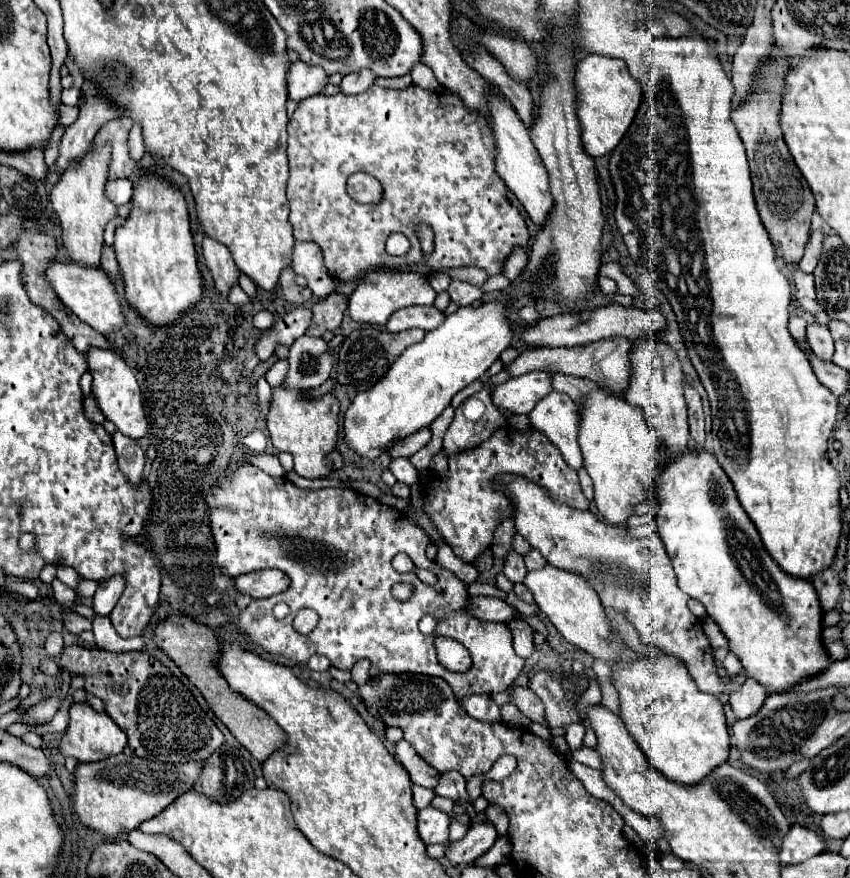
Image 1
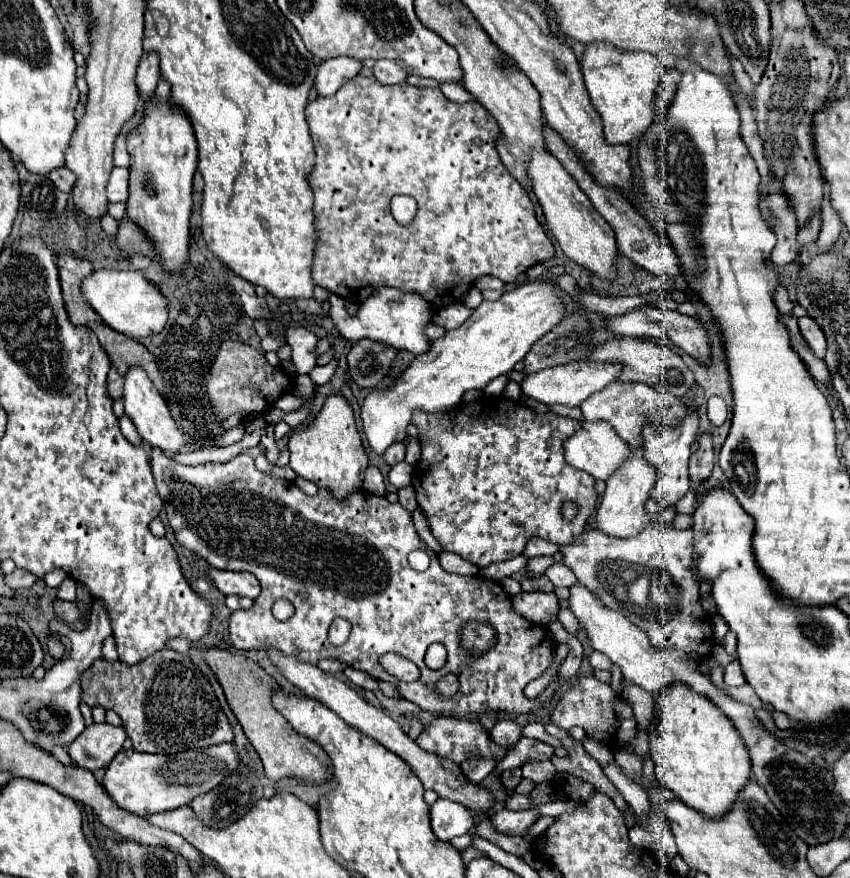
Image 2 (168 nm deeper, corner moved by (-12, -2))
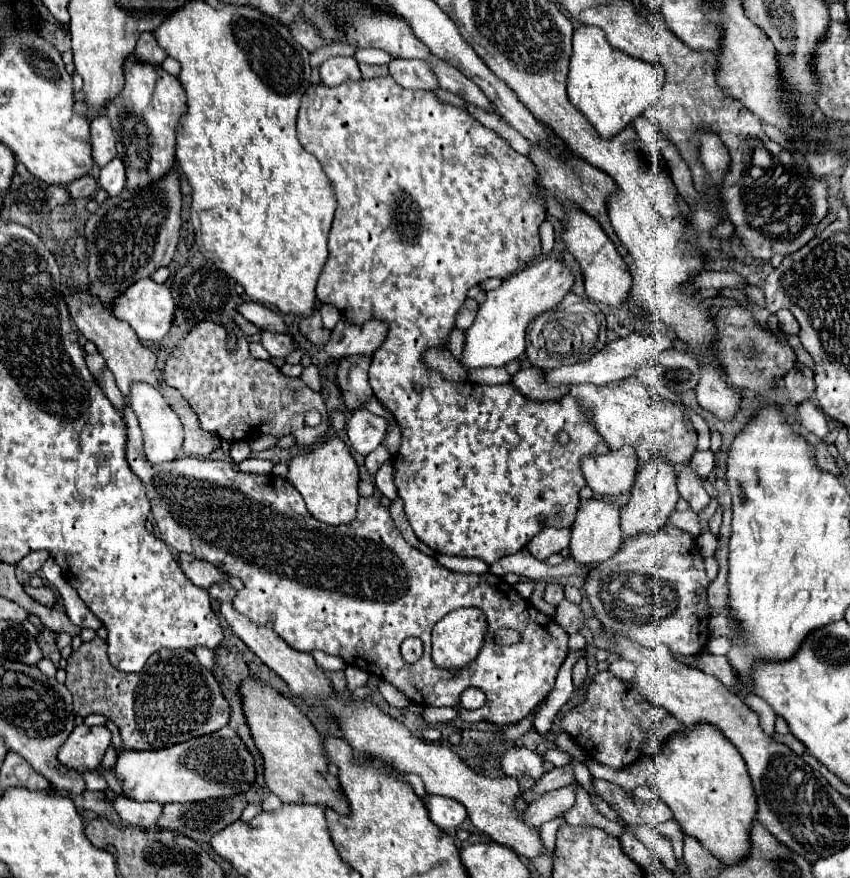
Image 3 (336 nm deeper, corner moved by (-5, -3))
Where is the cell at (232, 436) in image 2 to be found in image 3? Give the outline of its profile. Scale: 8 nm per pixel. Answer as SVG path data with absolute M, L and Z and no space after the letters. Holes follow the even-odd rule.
M135 383L135 385L131 385L129 405L135 411L139 425L141 425L141 431L143 431L145 457L153 465L161 465L161 463L177 459L181 453L181 445L183 445L183 425L181 425L179 417L173 413L173 409L165 403L163 395L147 383Z

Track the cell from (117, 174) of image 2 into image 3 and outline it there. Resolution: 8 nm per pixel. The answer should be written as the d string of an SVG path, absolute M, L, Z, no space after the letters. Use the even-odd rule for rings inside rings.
M115 157L105 167L101 167L101 171L99 171L99 185L111 197L119 195L125 189L125 165L123 165L123 161L119 157Z

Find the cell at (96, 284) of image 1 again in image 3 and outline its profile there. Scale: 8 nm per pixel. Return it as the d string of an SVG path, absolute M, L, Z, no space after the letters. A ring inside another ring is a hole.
M147 277L147 279L133 283L115 301L113 315L121 321L127 321L135 329L135 333L141 341L161 341L171 327L169 323L173 323L173 319L175 319L175 301L173 301L173 297L171 297L171 293L165 285L159 285L159 283L155 283L153 279Z

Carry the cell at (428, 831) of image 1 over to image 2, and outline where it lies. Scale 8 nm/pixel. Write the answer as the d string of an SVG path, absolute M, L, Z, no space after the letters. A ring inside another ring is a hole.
M438 798L430 808L432 830L442 842L450 842L456 836L468 834L474 826L472 814L458 802L450 802L448 798Z

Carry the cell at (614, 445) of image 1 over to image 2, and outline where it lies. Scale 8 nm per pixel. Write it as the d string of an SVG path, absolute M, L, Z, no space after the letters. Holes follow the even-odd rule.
M630 446L630 456L622 464L622 468L614 470L614 476L606 482L606 492L602 496L600 508L598 508L598 518L596 518L596 528L606 532L608 536L616 538L632 538L636 536L648 522L660 522L658 518L648 516L646 512L646 502L650 500L650 492L654 490L654 480L656 480L656 468L650 464L642 448Z

